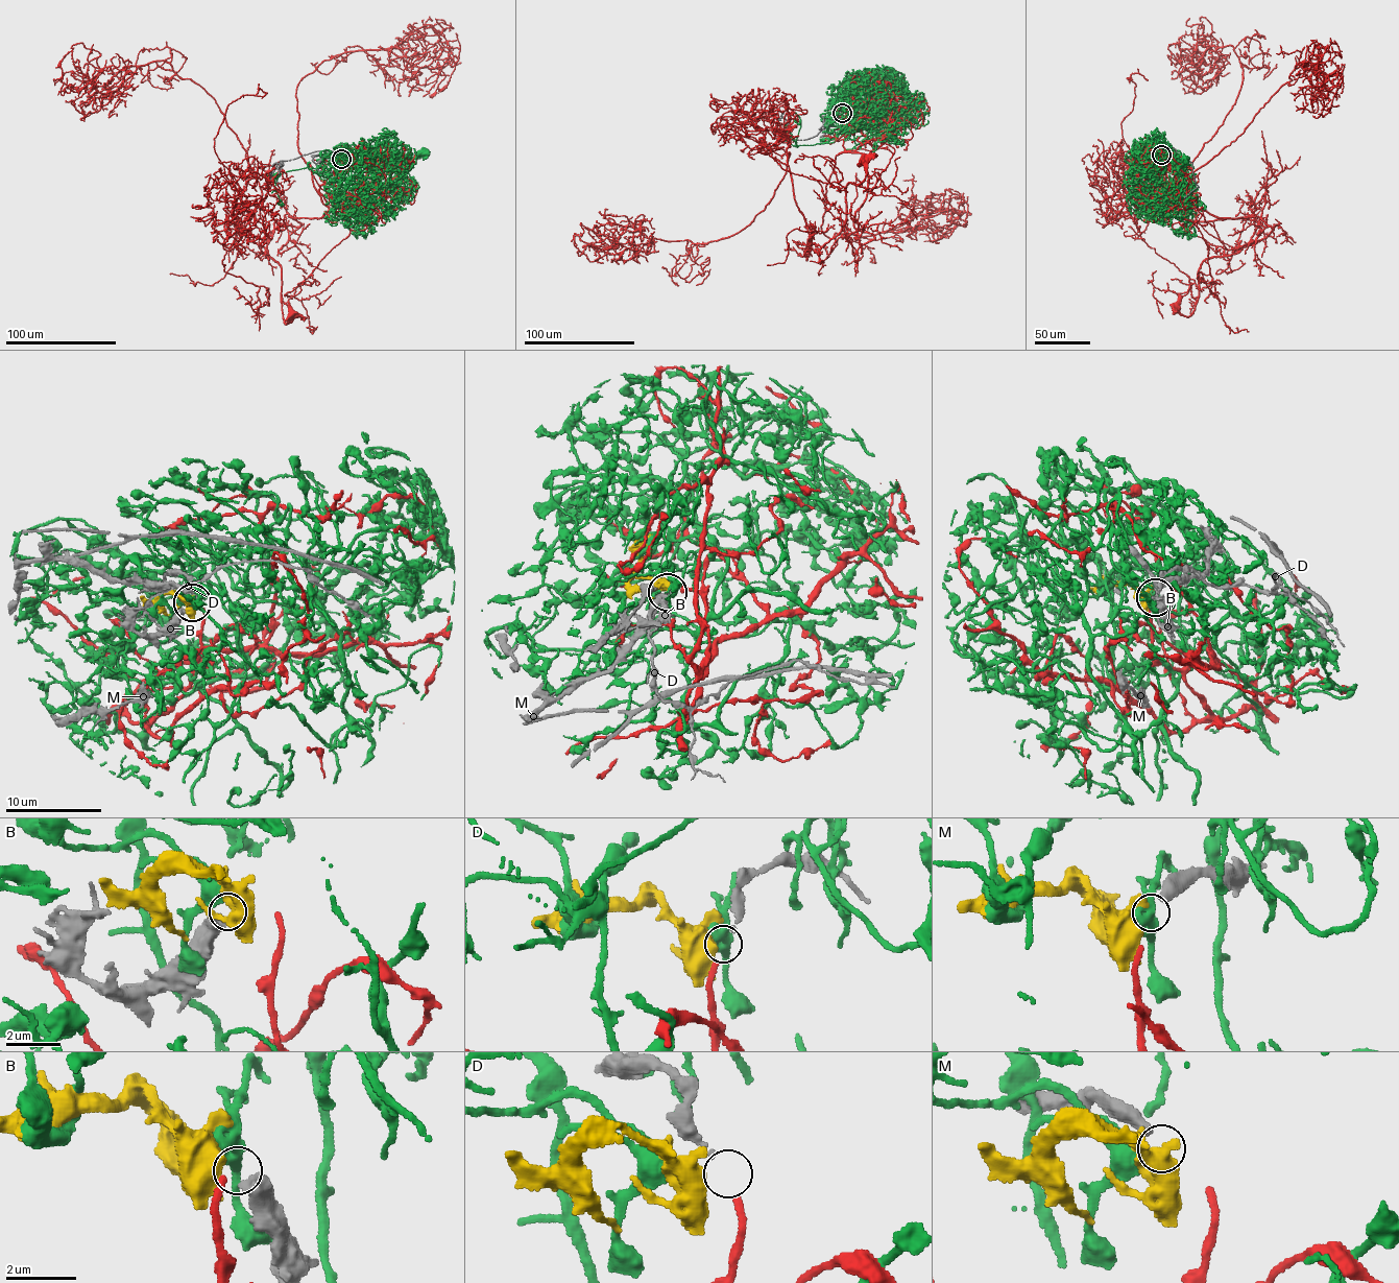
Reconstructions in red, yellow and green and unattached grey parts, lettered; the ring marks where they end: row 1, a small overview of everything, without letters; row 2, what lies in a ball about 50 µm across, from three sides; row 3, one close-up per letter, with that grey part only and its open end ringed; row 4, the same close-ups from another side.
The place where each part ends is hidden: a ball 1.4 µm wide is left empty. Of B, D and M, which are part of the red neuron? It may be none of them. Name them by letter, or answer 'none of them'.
D

